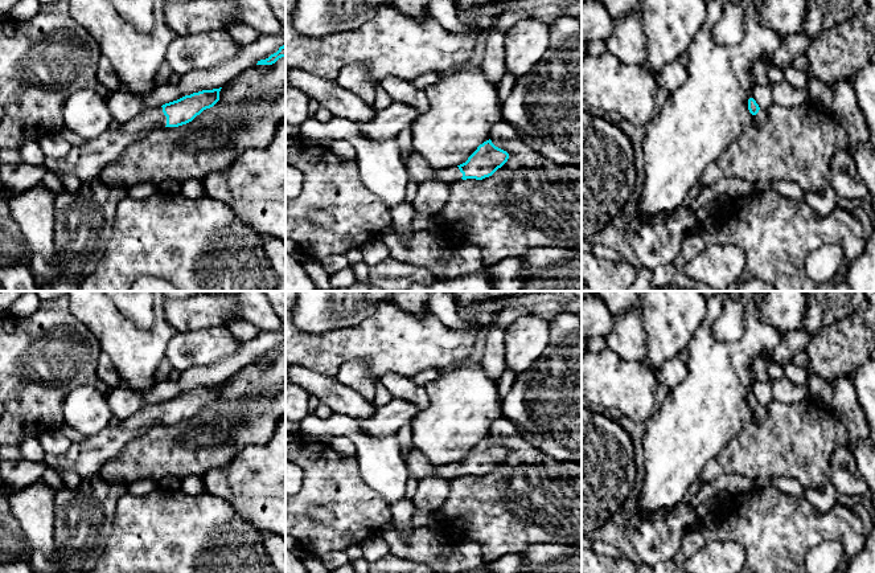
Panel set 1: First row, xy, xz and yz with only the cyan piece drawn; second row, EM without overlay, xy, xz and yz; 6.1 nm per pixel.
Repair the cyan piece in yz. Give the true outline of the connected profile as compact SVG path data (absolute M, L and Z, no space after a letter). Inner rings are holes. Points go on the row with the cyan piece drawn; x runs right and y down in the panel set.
M753 98L748 99L748 110L753 115L753 126L763 127L767 122L767 110L760 109Z

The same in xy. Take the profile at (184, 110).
M221 89L202 90L147 110L118 128L108 128L99 136L71 147L69 155L63 159L46 159L45 167L58 180L61 173L74 173L82 183L94 180L128 146L143 139L153 130L186 124L204 110L213 107L219 101Z

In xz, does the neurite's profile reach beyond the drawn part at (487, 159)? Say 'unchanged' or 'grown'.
grown

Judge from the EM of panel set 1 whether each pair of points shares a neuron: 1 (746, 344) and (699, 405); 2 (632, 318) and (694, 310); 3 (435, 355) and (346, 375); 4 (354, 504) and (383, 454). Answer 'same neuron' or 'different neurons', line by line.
1: same neuron
2: different neurons
3: different neurons
4: different neurons

